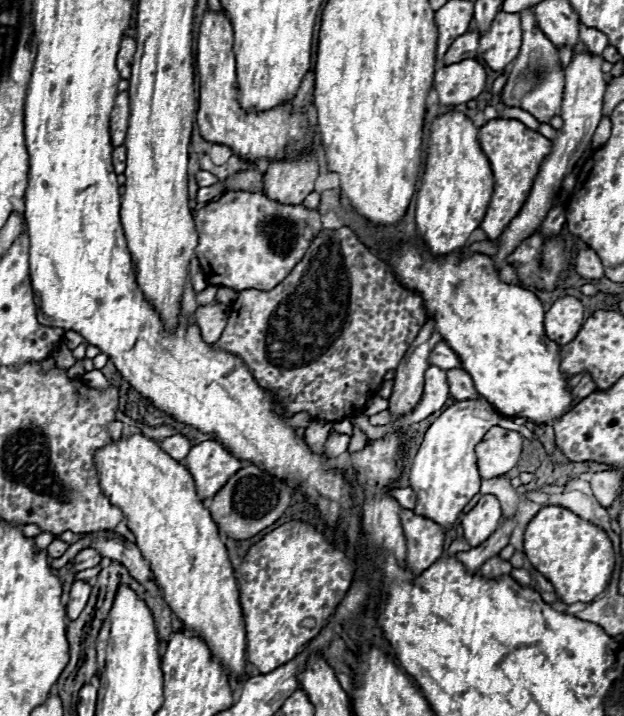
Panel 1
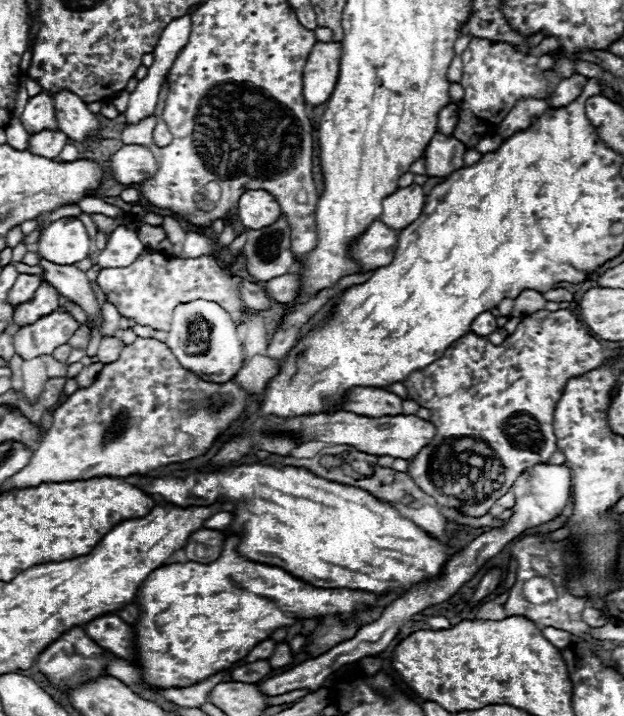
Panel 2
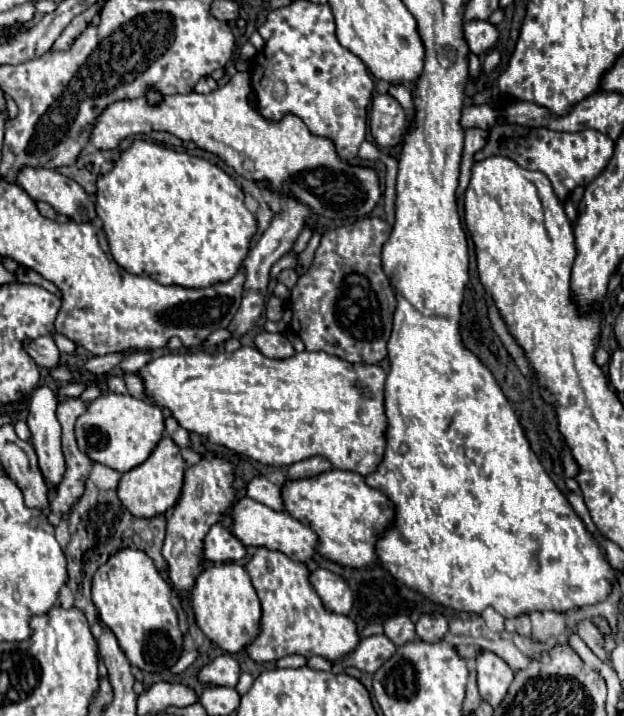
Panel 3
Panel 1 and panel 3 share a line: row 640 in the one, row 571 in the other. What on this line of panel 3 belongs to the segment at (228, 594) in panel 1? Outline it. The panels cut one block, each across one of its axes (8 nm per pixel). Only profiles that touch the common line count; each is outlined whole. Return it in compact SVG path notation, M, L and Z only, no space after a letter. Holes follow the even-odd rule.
M228 562L206 568L194 582L190 602L200 630L224 652L240 652L260 634L260 600L244 566Z

